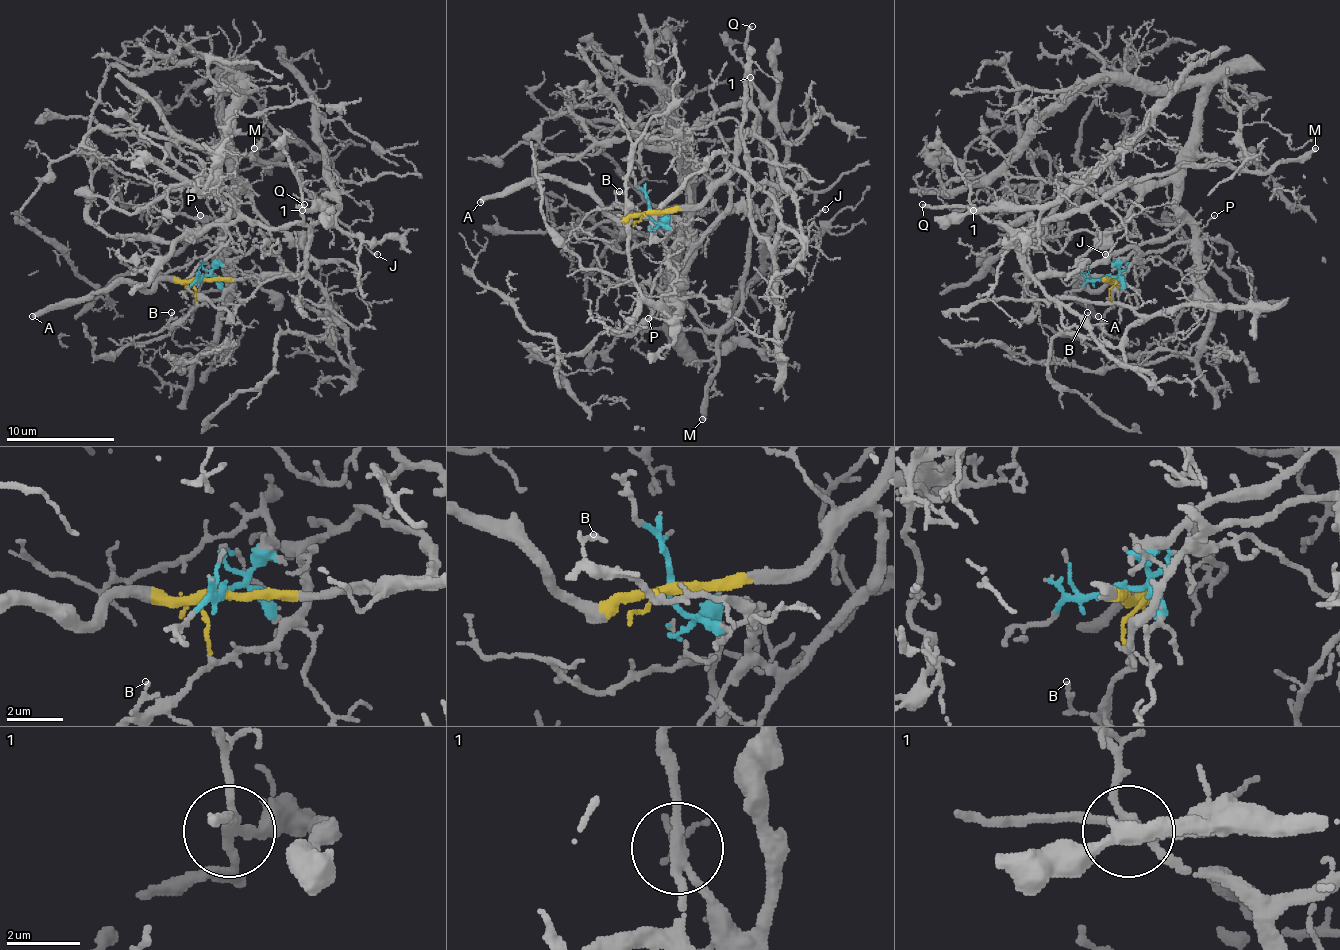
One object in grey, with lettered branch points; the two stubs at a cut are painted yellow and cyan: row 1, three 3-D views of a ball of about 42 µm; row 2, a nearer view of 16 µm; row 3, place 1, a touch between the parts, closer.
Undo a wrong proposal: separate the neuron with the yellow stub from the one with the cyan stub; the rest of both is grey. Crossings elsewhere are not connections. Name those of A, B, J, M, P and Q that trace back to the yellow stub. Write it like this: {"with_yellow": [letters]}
{"with_yellow": ["A", "B", "J", "M", "P", "Q"]}

